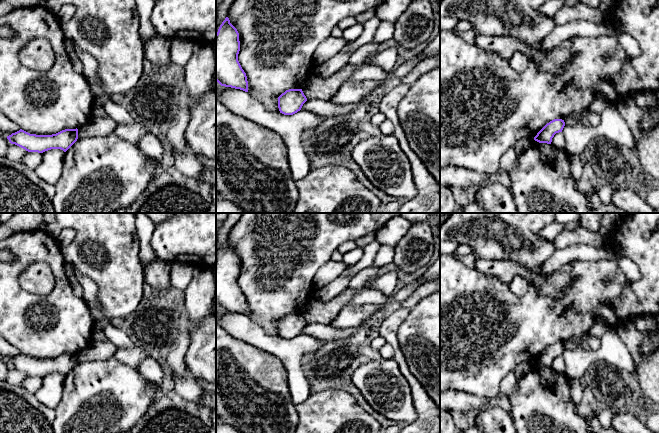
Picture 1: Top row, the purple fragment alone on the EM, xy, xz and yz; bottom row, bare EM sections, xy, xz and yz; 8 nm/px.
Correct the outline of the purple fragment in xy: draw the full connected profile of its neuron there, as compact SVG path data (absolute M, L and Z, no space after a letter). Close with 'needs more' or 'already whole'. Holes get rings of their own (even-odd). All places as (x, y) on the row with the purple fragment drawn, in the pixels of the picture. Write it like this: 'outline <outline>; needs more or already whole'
outline M22 129L7 136L15 144L28 152L43 153L51 149L66 152L78 139L78 129L65 129L52 135L30 134Z; already whole

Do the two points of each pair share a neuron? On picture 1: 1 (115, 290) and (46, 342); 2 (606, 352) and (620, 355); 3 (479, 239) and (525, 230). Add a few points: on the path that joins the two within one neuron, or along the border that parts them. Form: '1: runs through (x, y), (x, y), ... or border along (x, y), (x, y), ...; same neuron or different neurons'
1: border along (88, 307), (95, 323); different neurons
2: runs through (609, 352), (614, 352), (617, 355); same neuron
3: runs through (490, 230), (514, 230); same neuron

